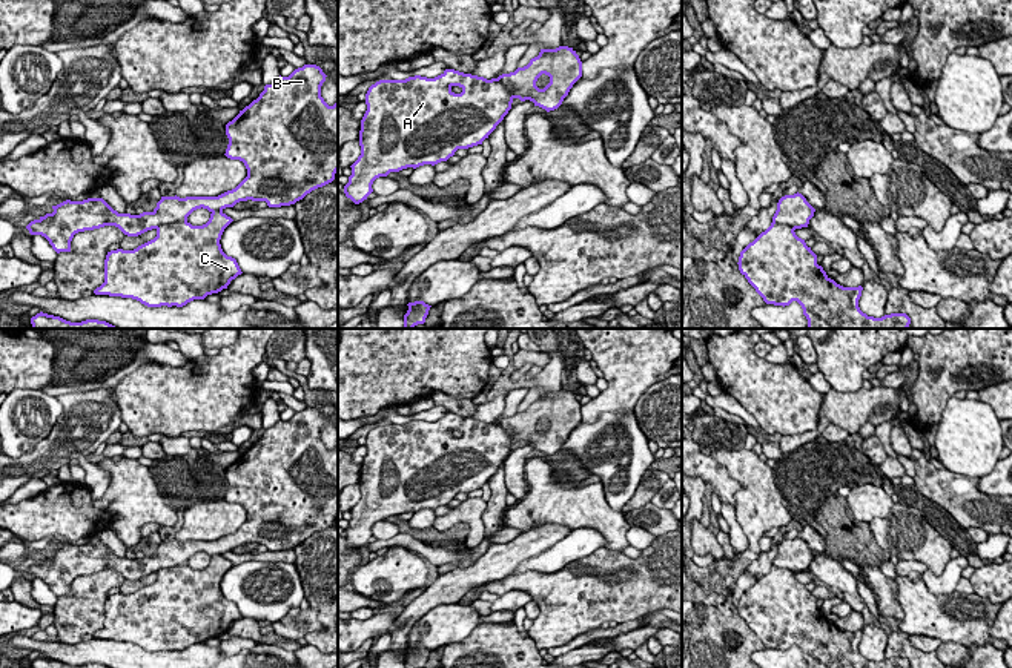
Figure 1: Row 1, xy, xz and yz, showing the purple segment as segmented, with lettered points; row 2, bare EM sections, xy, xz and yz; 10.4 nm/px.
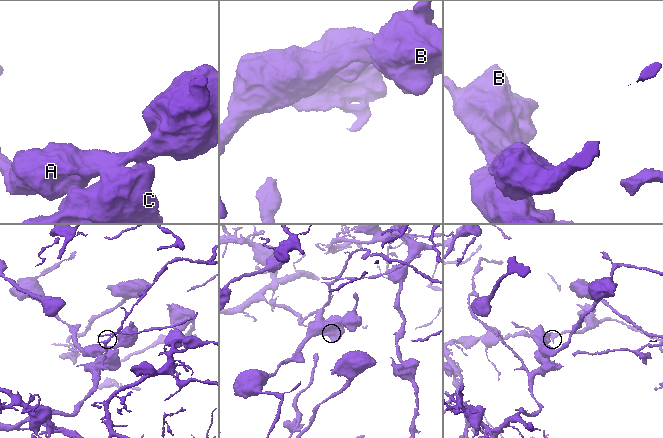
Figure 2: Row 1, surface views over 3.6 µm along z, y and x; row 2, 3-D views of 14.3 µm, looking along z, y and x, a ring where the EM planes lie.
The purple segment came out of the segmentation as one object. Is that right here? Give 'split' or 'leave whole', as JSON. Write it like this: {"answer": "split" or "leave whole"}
{"answer": "leave whole"}

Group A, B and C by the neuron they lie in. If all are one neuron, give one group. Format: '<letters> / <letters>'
A B C

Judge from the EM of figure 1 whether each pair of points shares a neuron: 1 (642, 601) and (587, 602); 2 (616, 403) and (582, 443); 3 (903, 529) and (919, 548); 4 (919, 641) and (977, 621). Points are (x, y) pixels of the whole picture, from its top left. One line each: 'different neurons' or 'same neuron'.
1: same neuron
2: different neurons
3: same neuron
4: different neurons

